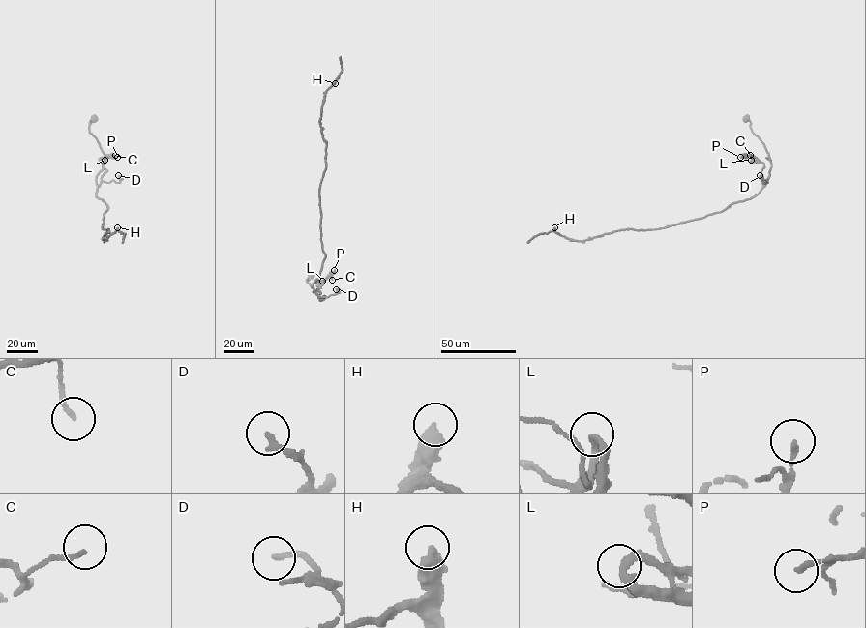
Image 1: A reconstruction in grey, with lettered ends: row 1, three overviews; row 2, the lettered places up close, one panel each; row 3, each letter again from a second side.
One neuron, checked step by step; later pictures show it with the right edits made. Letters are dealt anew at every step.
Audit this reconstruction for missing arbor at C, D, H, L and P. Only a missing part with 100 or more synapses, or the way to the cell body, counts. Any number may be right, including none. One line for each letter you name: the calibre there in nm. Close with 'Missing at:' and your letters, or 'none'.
H: 550 nm
Missing at: H

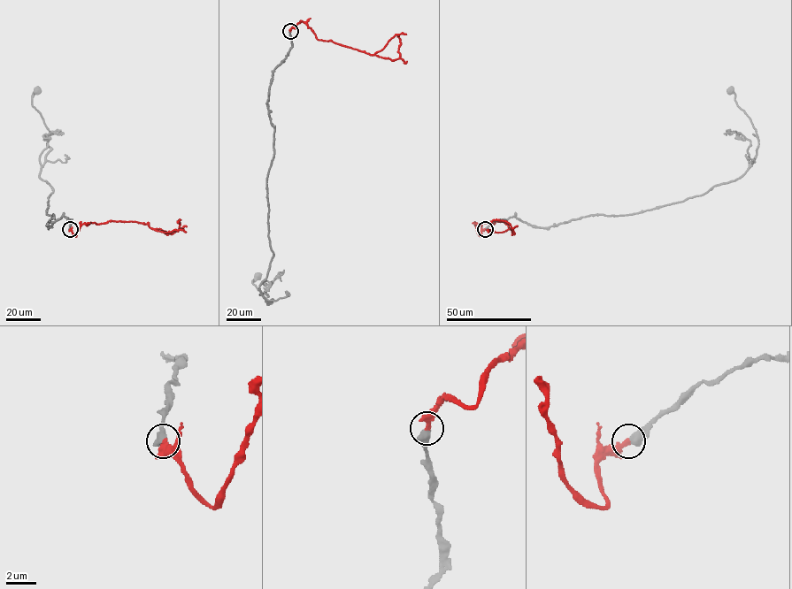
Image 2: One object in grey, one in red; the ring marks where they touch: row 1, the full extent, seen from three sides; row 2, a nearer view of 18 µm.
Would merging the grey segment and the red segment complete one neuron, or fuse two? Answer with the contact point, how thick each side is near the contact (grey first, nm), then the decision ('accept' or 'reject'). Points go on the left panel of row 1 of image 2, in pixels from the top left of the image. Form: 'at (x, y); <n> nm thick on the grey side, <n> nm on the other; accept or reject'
at (70, 229); 550 nm thick on the grey side, 400 nm on the other; accept

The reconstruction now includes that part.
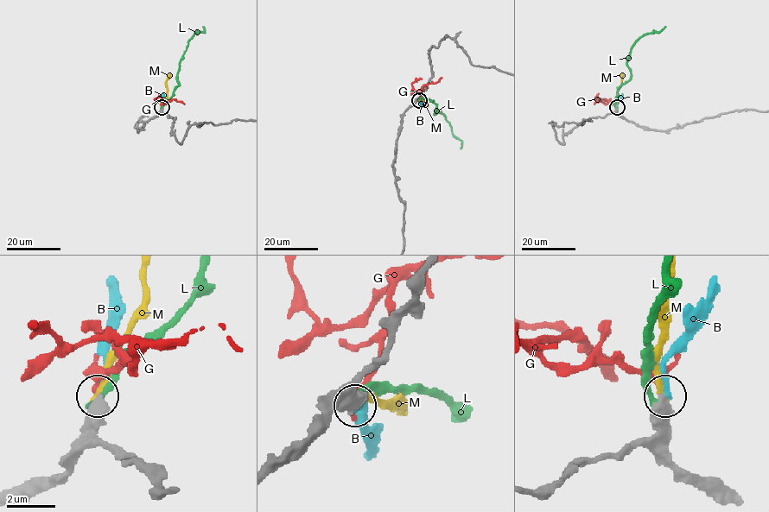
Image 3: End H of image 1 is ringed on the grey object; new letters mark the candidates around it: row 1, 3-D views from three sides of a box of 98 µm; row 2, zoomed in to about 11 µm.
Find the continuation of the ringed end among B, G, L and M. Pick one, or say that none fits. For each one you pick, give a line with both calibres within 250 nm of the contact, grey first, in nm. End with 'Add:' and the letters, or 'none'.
B: calibres 600 and 280 nm
Add: B

